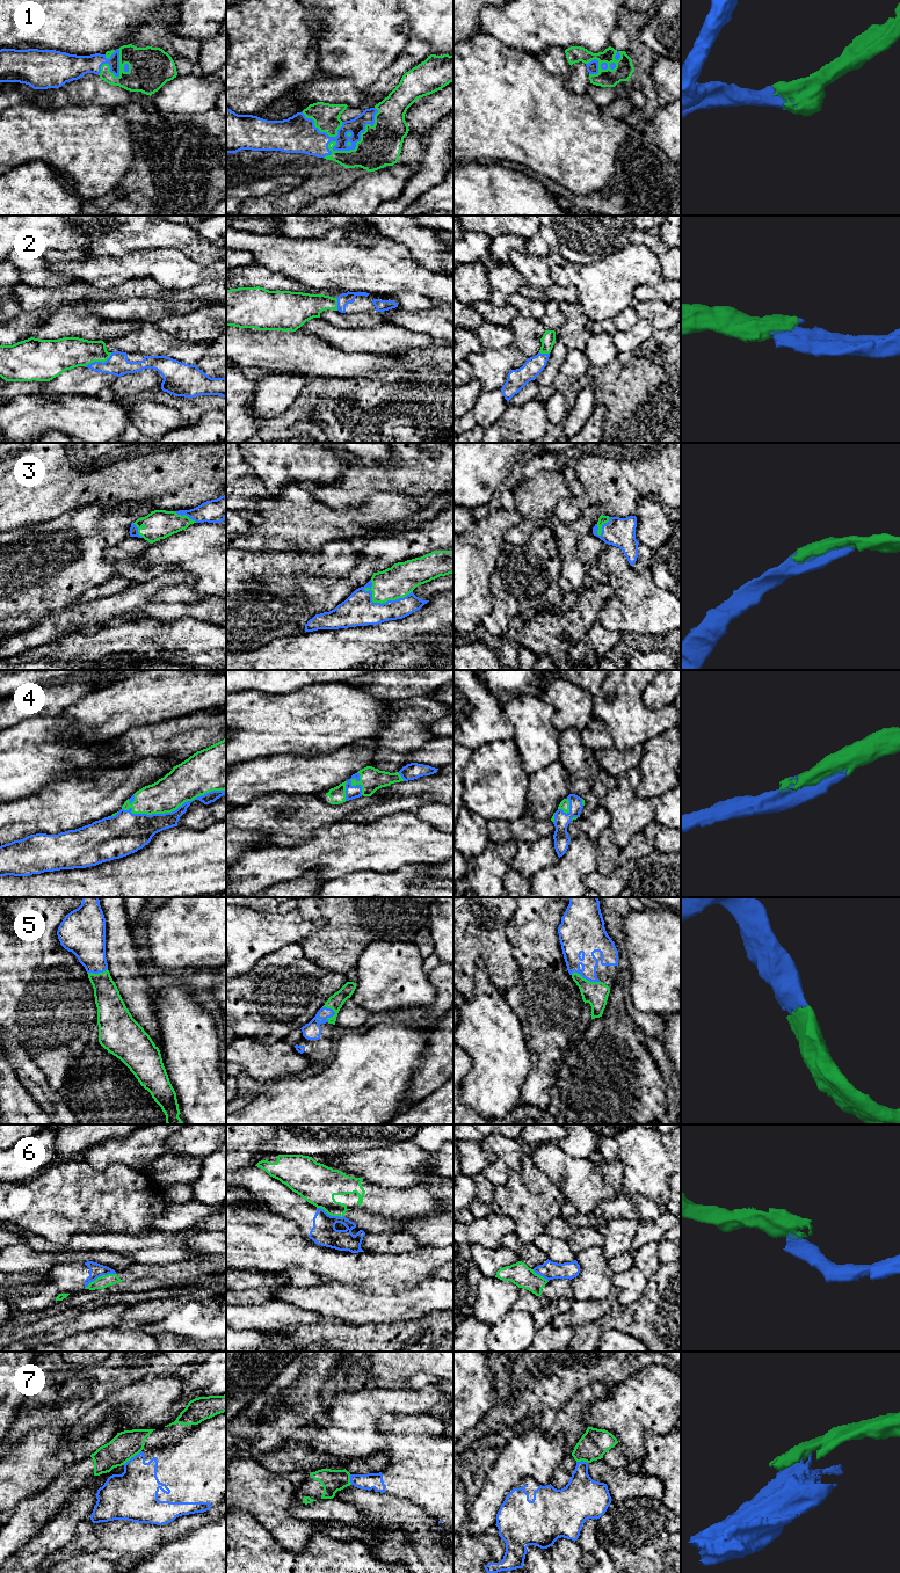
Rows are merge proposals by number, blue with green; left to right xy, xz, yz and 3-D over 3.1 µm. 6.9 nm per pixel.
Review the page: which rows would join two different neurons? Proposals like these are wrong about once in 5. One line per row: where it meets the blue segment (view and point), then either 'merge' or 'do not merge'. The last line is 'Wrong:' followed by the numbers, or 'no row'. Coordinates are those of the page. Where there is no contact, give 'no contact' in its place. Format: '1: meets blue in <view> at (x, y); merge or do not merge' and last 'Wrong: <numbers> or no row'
1: meets blue in xz at (360, 139); merge
2: meets blue in xy at (99, 362); merge
3: meets blue in xz at (384, 603); merge
4: meets blue in xy at (172, 812); merge
5: meets blue in yz at (586, 978); merge
6: meets blue in xy at (100, 1275); do not merge
7: meets blue in xy at (132, 1457); do not merge
Wrong: 6, 7

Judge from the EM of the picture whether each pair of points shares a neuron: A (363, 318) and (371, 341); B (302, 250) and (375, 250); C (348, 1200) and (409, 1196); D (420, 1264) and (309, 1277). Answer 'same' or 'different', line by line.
A: different
B: same
C: same
D: different

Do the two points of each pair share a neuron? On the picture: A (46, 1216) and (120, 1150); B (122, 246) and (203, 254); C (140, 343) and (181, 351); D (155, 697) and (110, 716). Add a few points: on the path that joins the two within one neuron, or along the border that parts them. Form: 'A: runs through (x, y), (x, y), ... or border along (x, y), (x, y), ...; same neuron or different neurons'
A: border along (81, 1158), (98, 1170), (124, 1165); different neurons
B: runs through (142, 237), (183, 238); same neuron
C: runs through (151, 343), (171, 344); same neuron
D: runs through (144, 698), (122, 705); same neuron

